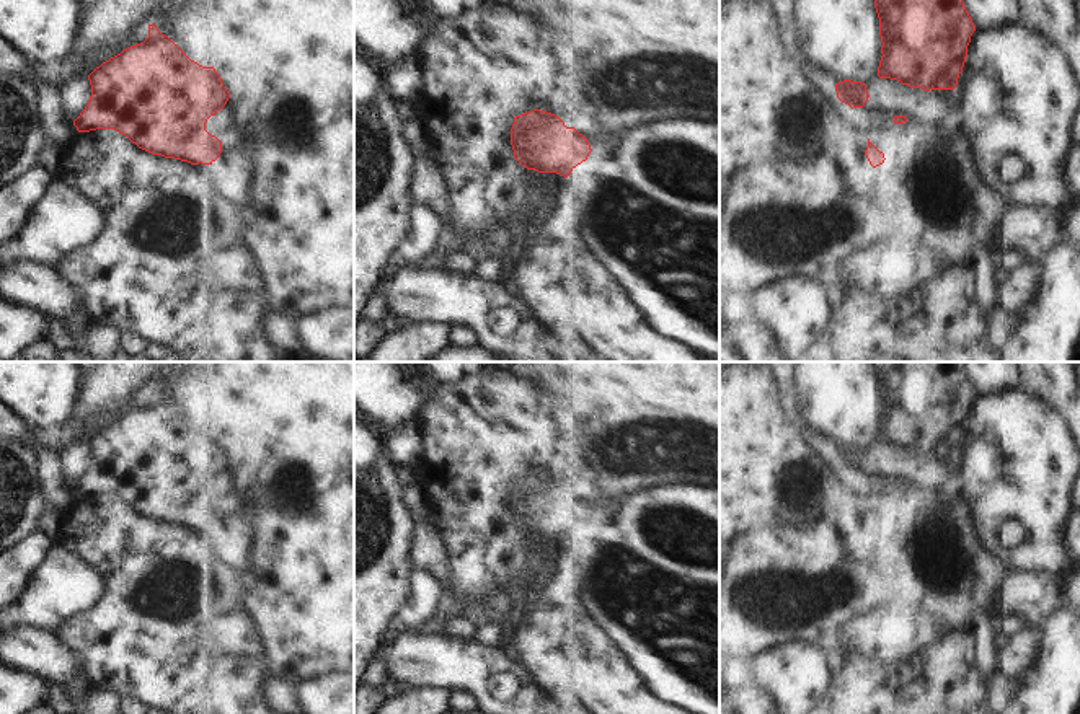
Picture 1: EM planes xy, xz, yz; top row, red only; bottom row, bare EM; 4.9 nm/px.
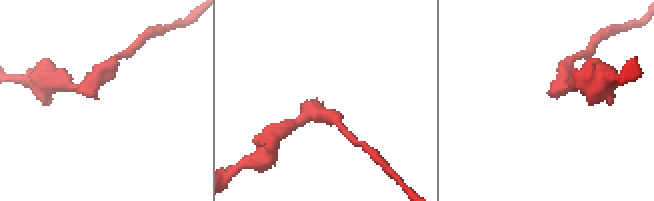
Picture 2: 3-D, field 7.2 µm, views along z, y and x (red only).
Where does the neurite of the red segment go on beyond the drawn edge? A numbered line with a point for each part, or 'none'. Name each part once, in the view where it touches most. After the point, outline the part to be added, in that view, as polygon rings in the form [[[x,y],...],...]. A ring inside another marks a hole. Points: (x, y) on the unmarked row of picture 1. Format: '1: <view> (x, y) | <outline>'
1: xz (599, 504) | [[[582,479],[571,492],[587,504],[591,515],[594,517],[607,517],[613,510],[613,499],[609,499],[600,486],[587,479]]]

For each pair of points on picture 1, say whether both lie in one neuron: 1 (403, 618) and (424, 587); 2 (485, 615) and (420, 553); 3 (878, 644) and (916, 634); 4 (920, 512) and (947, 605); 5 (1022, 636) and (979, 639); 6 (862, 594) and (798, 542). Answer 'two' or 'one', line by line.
1: one
2: one
3: one
4: one
5: two
6: one

